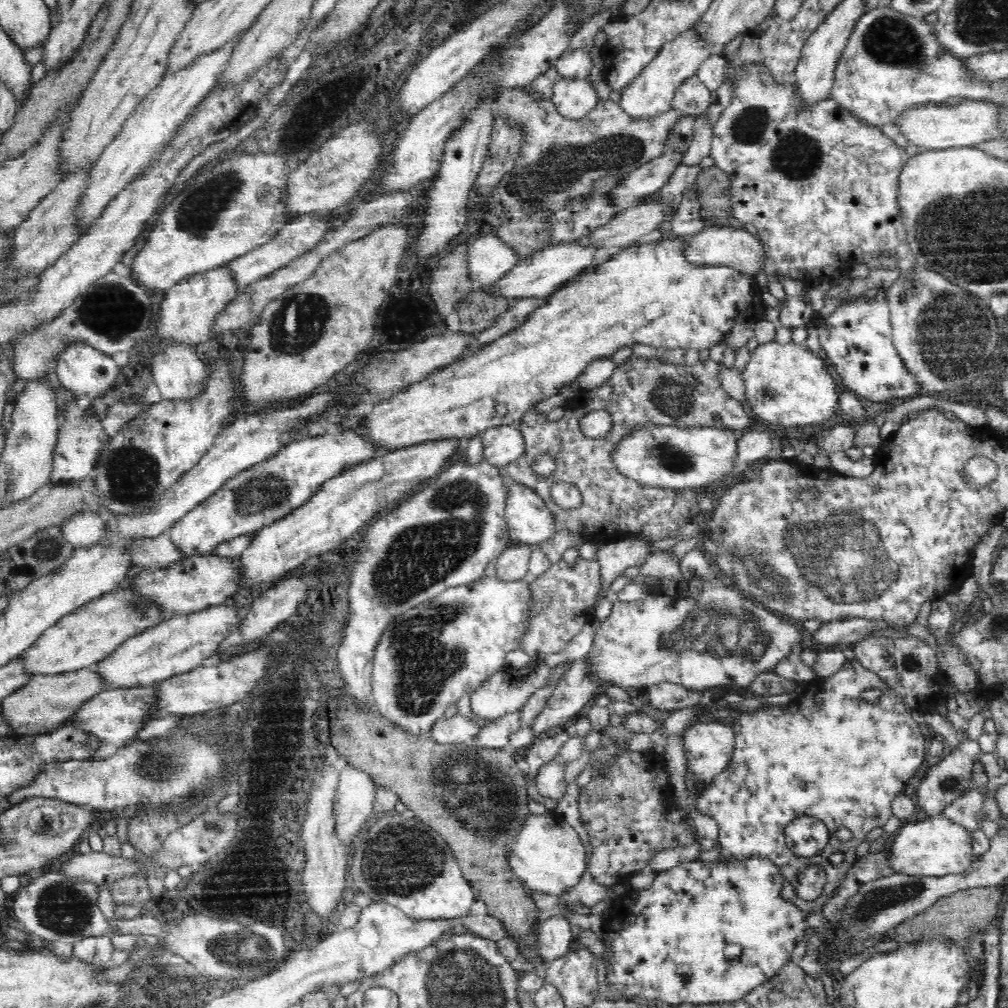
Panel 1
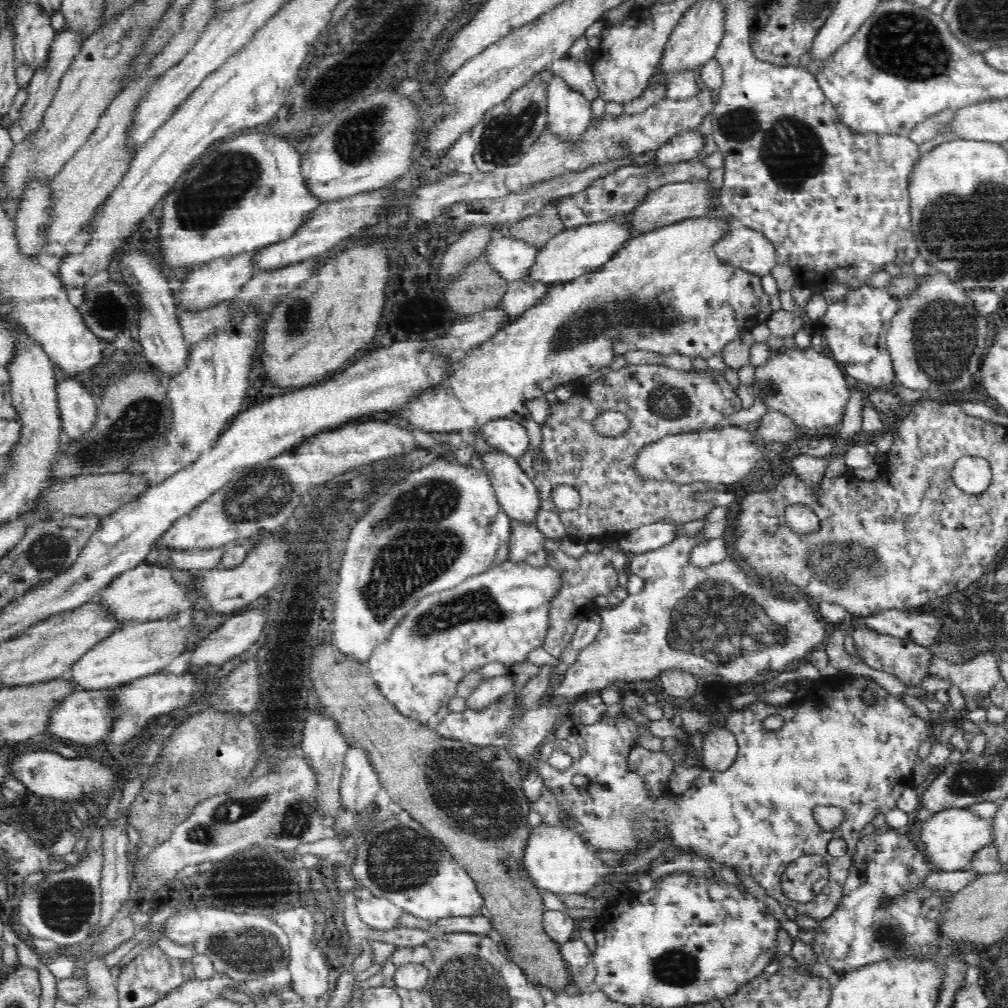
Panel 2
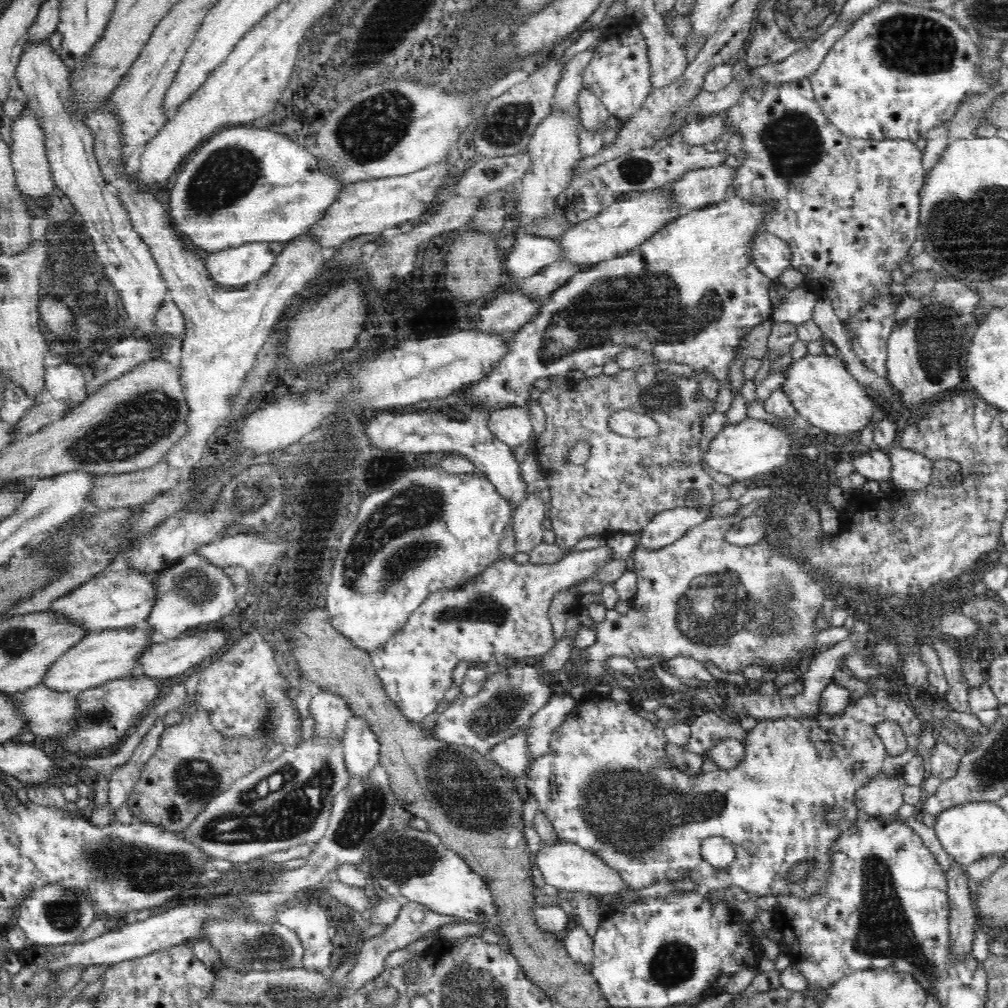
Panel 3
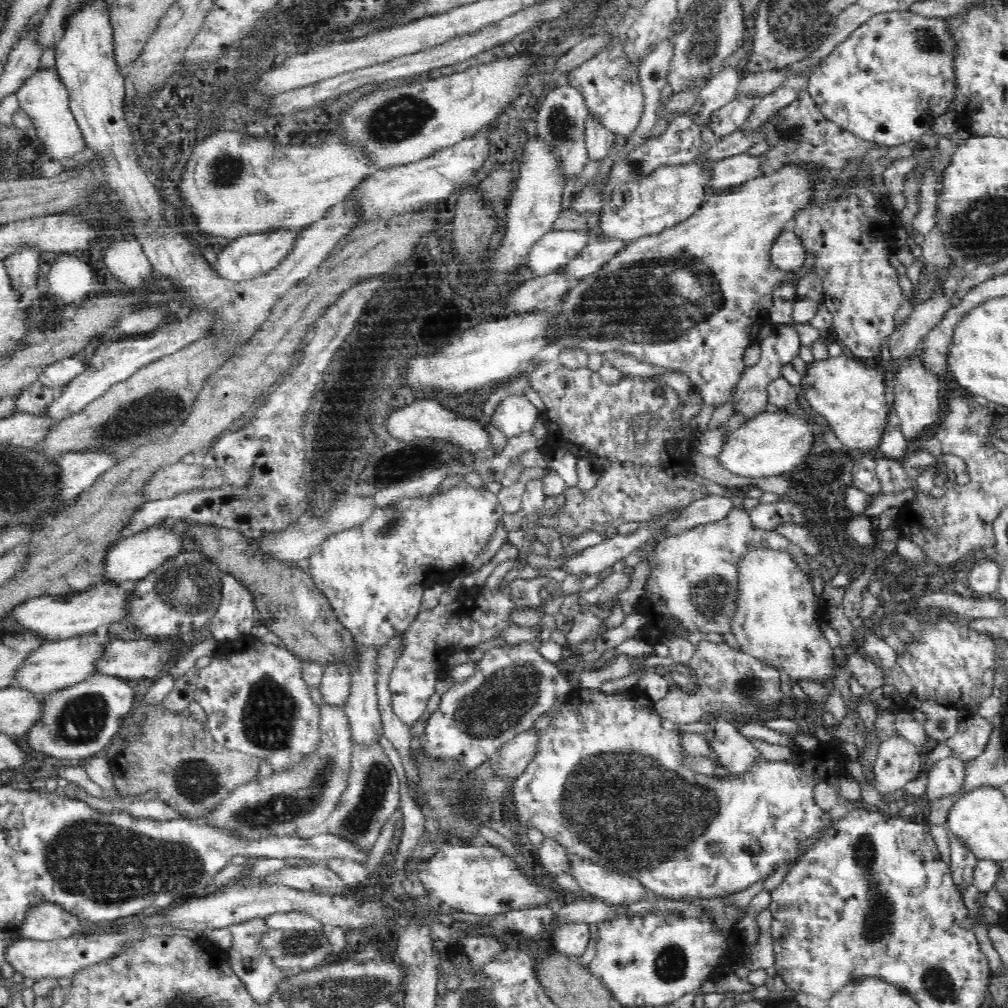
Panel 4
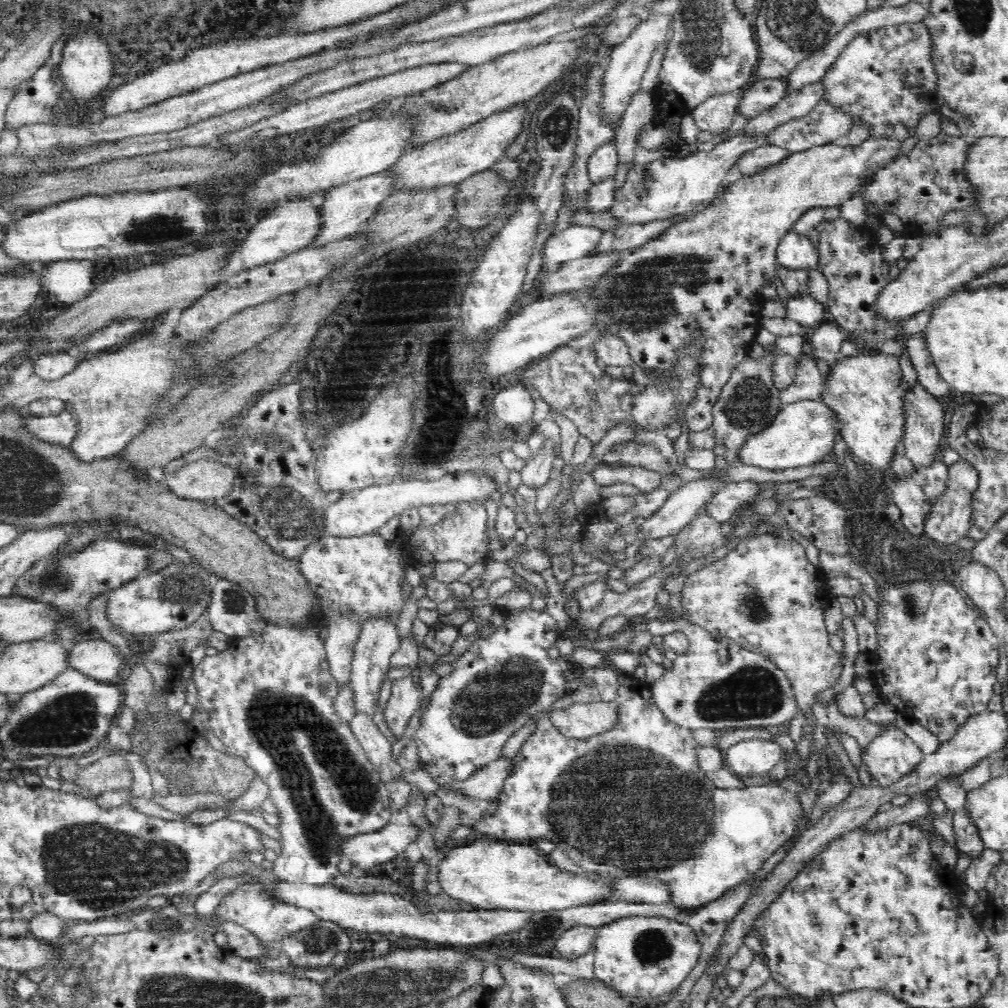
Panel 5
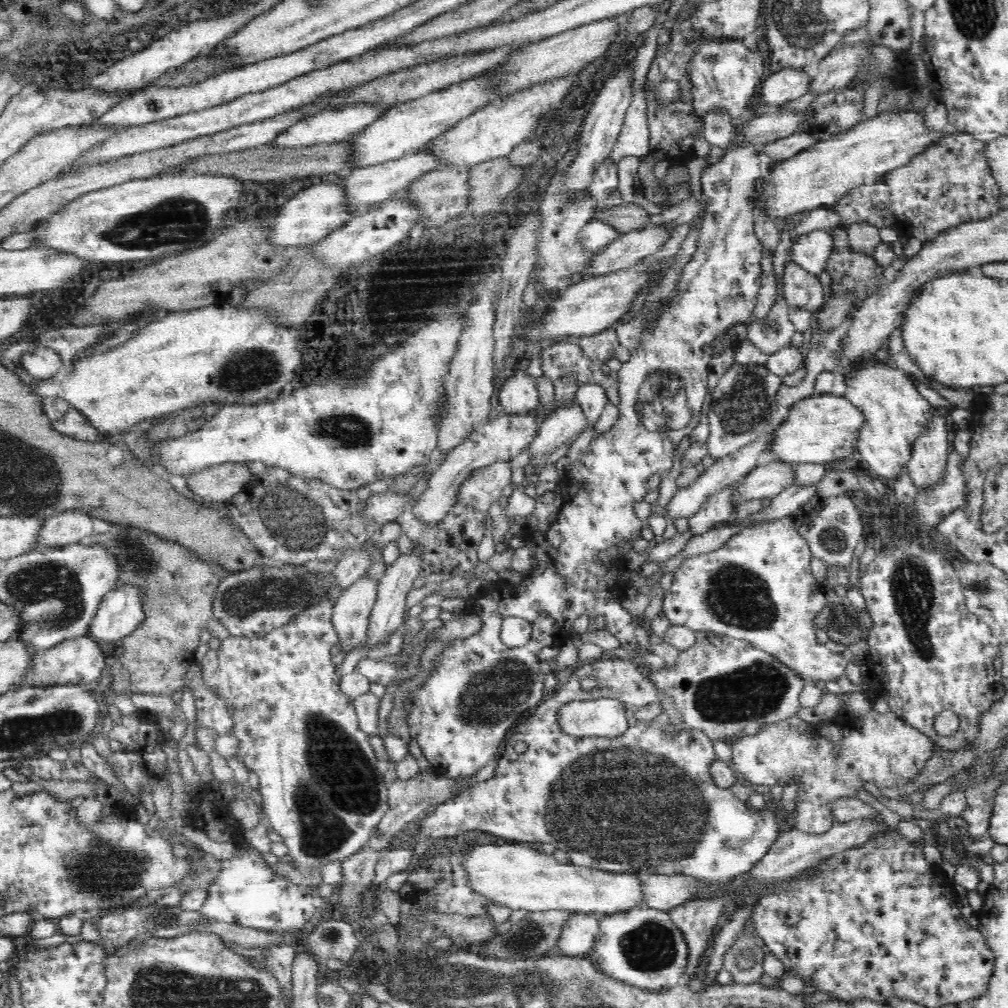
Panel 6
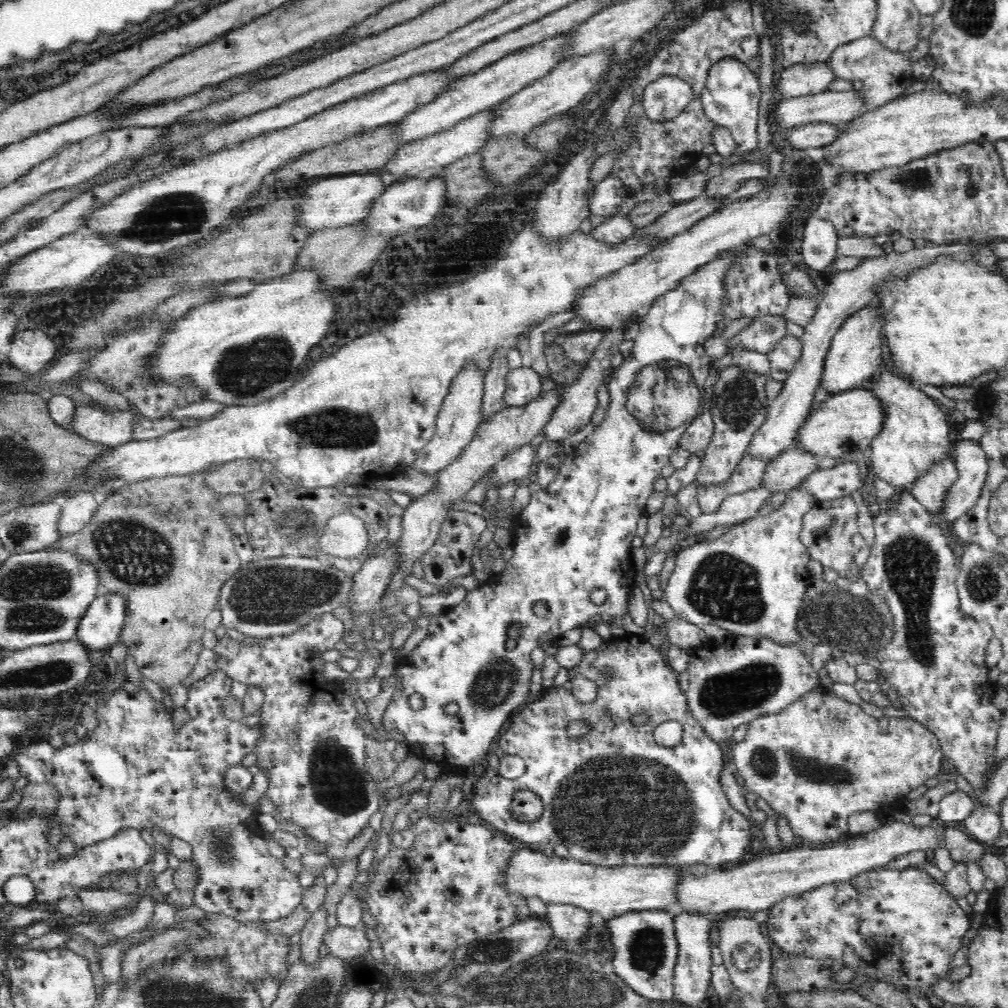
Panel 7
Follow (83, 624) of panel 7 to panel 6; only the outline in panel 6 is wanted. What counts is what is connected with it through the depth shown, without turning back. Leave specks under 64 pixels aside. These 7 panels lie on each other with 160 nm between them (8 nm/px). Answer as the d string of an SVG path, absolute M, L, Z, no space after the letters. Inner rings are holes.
M119 584L109 590L91 618L88 636L95 642L112 644L130 636L143 619L137 588Z

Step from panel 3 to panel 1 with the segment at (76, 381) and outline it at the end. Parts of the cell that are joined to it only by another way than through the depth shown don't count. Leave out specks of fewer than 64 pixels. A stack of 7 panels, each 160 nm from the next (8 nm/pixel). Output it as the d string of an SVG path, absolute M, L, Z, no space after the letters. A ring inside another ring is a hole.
M77 400L65 402L62 416L64 416L64 426L59 432L59 439L54 452L54 468L50 484L78 484L82 478L88 478L91 468L97 464L100 450L107 444L109 437L104 431L102 421L94 414L98 411L97 405L82 410Z

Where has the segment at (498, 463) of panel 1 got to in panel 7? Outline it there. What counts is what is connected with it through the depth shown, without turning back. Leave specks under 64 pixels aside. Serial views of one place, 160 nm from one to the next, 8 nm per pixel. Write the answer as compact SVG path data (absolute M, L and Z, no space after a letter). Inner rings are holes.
M516 368L506 376L506 406L522 406L538 400L542 394L540 373L532 368Z

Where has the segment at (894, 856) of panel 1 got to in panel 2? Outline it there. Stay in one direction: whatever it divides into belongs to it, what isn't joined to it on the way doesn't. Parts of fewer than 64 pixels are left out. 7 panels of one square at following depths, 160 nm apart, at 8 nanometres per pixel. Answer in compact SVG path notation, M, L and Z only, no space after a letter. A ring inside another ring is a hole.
M970 807L950 808L932 815L926 822L918 823L918 834L914 839L936 871L967 871L976 853L995 844L994 820L987 819Z

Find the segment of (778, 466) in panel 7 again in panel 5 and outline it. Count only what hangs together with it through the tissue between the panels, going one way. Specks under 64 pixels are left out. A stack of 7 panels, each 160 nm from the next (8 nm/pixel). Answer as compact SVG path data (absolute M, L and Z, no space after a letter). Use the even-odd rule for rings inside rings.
M752 480L725 483L703 509L706 509L714 519L724 522L736 516L742 509L742 504L760 494L760 483Z

